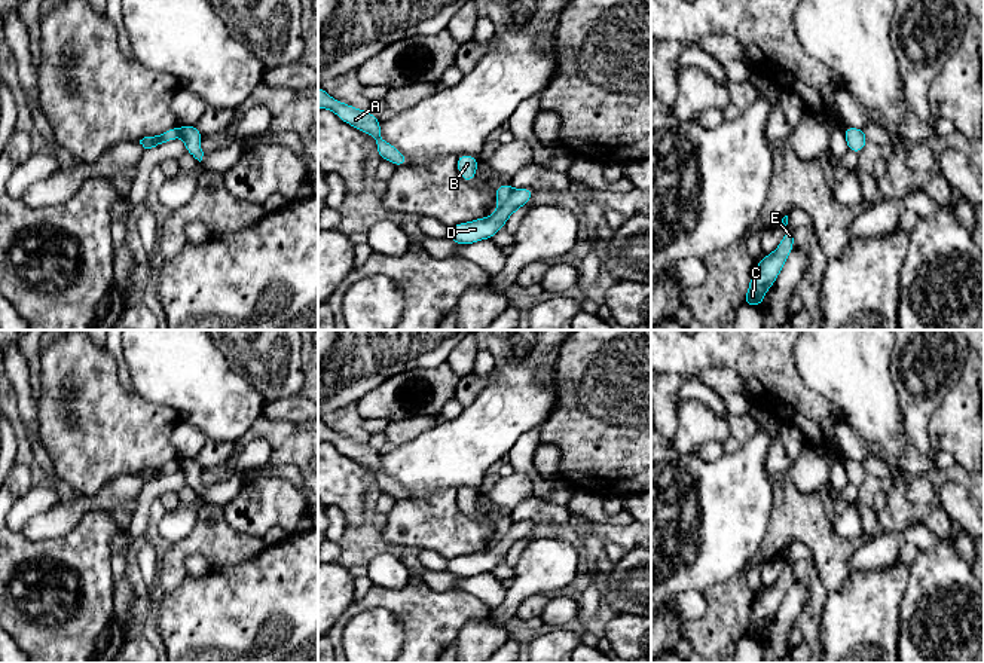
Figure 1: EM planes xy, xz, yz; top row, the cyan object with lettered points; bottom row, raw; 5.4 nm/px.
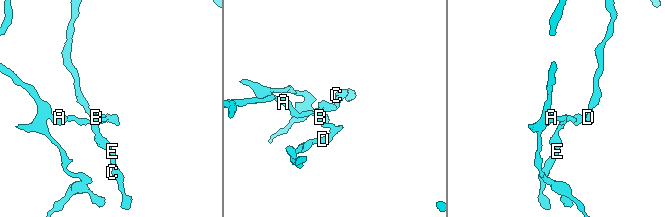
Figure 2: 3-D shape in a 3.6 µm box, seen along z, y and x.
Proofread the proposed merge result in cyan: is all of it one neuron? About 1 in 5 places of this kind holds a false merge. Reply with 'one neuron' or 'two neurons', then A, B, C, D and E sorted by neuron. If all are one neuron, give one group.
two neurons | A B C E / D

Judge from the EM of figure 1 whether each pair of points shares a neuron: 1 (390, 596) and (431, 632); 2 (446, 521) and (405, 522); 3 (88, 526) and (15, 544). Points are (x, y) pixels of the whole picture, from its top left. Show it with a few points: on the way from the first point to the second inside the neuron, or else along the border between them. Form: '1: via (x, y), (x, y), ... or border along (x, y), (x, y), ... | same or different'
1: via (400, 602), (422, 622) | same
2: via (436, 522), (415, 522) | same
3: via (70, 544), (64, 550), (33, 550) | same

